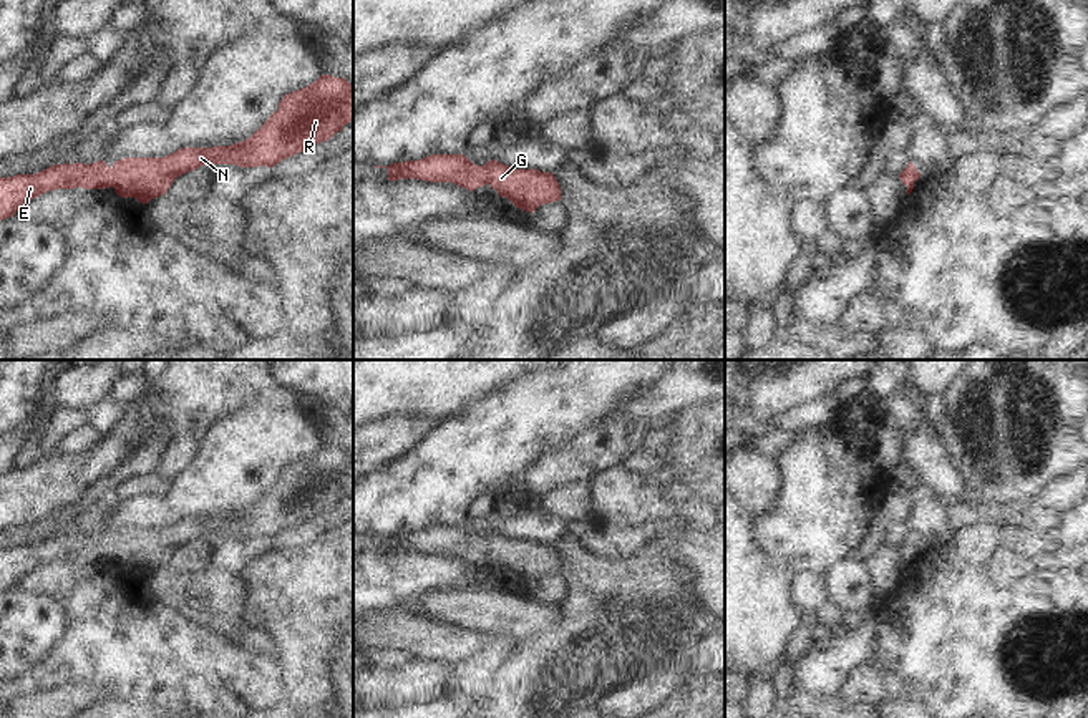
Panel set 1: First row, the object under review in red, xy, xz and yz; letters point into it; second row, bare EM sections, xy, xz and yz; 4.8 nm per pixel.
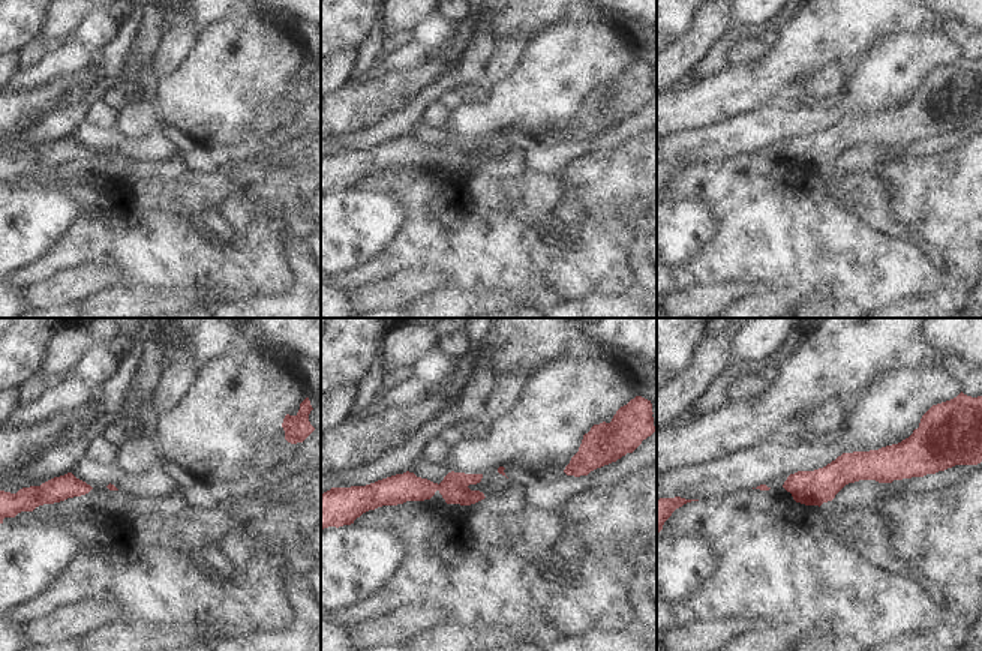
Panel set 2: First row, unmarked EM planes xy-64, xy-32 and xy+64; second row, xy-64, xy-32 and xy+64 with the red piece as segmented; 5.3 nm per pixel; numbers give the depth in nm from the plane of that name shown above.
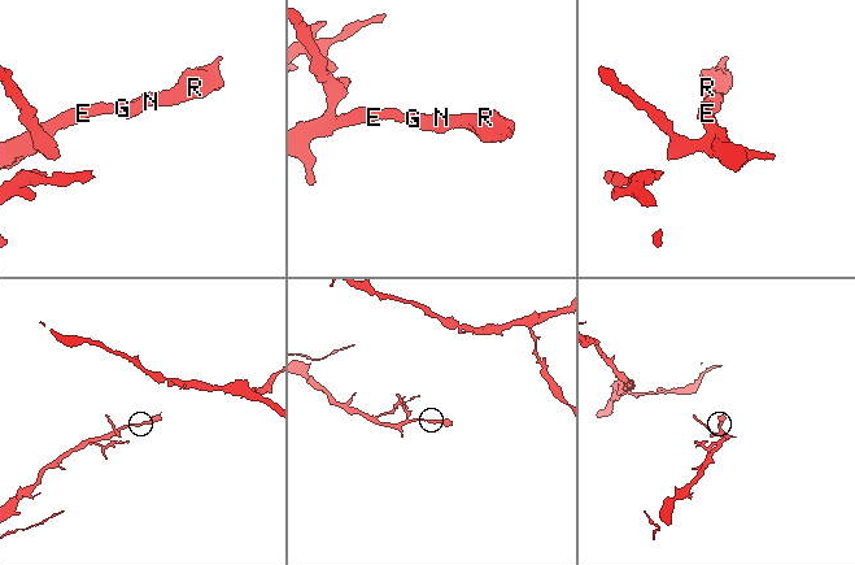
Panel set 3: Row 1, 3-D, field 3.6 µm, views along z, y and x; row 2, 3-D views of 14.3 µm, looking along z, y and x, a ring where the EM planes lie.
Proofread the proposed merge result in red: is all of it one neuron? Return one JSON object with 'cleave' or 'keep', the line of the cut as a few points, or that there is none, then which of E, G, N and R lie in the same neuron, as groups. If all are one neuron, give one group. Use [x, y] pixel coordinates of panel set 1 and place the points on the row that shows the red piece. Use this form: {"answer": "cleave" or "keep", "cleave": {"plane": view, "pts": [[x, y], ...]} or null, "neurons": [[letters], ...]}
{"answer": "keep", "cleave": null, "neurons": [["E", "G", "N", "R"]]}

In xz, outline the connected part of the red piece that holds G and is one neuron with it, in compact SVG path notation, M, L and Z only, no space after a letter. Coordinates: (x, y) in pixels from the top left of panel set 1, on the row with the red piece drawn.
M431 154L418 161L385 166L388 181L420 179L453 182L468 191L489 184L516 207L534 212L539 206L561 201L561 187L552 172L516 169L494 159L476 166L463 154Z

